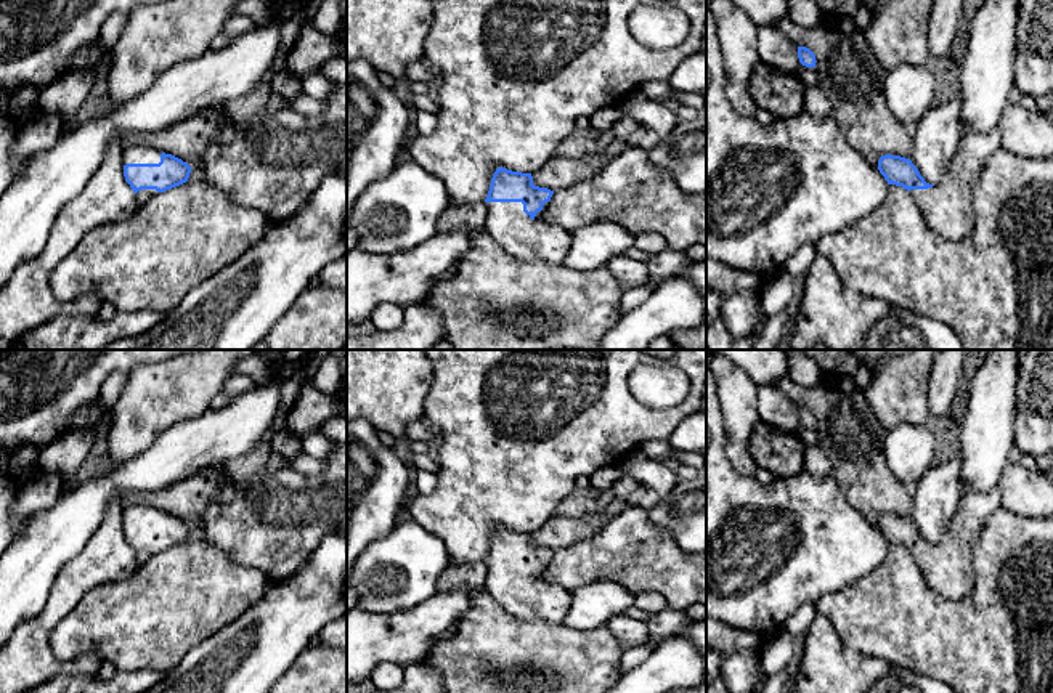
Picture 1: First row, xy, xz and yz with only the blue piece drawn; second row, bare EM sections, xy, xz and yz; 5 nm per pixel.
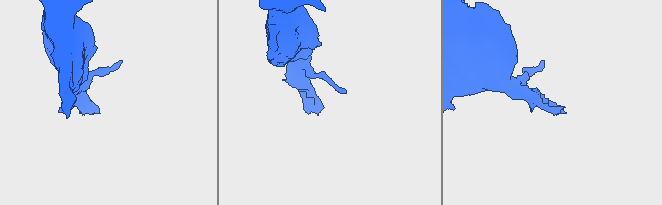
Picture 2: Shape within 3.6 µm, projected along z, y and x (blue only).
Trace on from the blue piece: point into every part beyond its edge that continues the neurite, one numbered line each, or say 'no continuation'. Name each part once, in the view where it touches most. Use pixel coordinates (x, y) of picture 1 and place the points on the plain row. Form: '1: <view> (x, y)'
1: xz (516, 592)

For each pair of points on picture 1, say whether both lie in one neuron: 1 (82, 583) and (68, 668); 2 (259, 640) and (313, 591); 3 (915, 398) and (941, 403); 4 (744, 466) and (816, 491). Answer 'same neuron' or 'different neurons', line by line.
1: same neuron
2: same neuron
3: different neurons
4: different neurons

